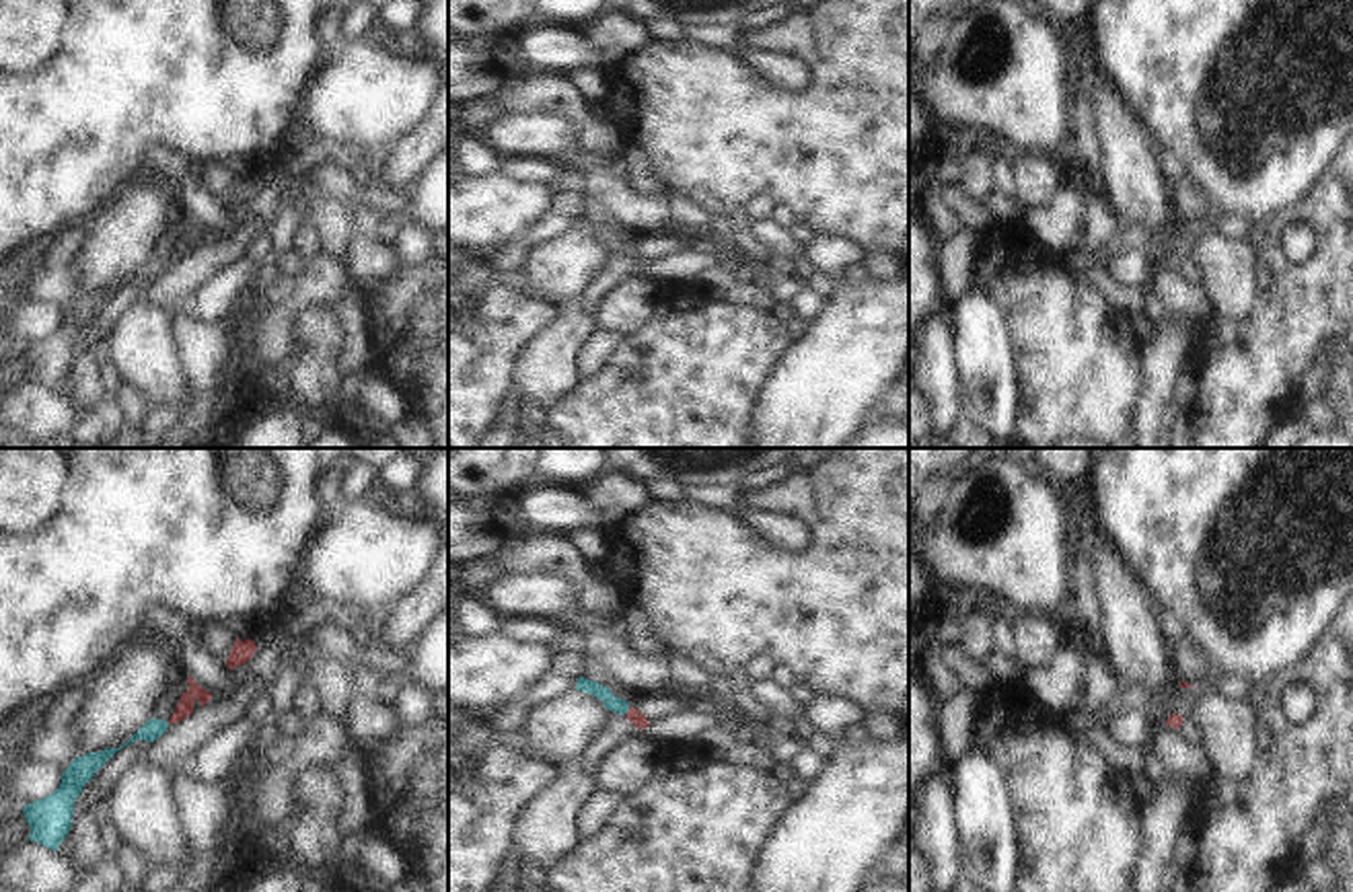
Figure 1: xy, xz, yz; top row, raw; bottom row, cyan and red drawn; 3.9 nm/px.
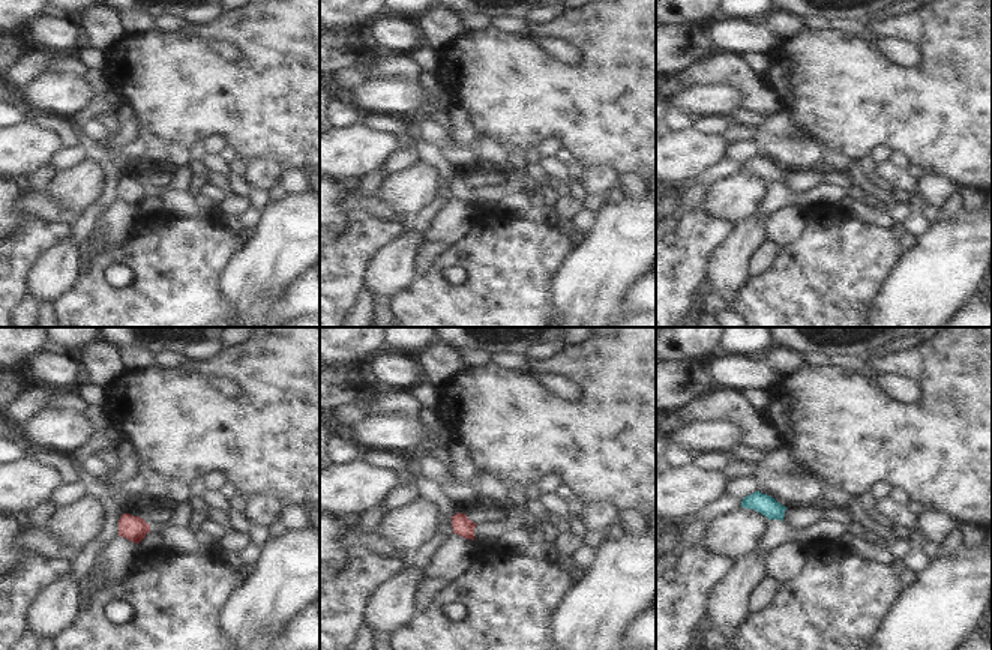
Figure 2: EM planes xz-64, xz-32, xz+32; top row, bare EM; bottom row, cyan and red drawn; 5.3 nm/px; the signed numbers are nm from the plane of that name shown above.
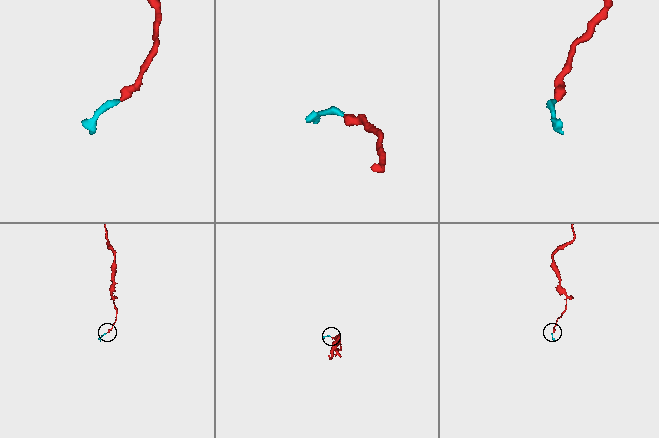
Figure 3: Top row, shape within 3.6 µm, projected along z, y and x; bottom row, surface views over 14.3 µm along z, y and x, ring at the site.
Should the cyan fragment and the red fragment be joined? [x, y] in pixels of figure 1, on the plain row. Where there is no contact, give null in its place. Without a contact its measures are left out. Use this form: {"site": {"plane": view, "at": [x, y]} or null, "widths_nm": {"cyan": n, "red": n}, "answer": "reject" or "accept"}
{"site": {"plane": "xz", "at": [628, 249]}, "widths_nm": {"cyan": 60, "red": 60}, "answer": "accept"}

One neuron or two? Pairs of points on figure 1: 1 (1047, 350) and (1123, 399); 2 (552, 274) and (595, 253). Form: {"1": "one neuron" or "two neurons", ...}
{"1": "one neuron", "2": "one neuron"}

